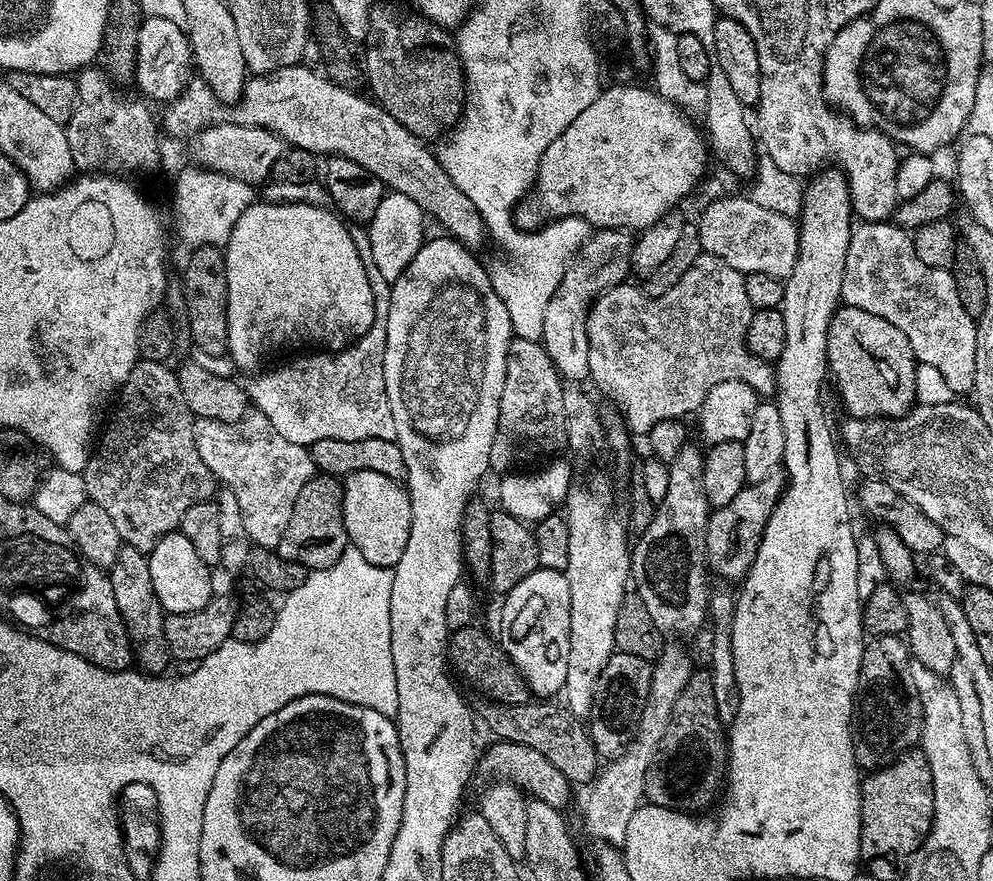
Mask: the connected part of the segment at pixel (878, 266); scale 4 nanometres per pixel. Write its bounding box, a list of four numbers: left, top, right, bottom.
[841,220,977,394]

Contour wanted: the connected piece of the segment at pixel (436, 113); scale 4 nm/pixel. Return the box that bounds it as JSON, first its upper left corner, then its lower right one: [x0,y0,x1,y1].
[362,3,466,142]

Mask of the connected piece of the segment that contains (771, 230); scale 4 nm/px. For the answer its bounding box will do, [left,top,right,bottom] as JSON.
[698,194,800,281]

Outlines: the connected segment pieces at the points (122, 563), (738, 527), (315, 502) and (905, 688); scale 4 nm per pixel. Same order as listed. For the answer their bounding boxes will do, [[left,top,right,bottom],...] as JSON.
[[107,547,174,677],[707,475,786,581],[278,474,350,570],[852,636,922,770]]

